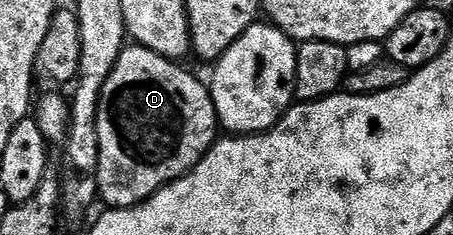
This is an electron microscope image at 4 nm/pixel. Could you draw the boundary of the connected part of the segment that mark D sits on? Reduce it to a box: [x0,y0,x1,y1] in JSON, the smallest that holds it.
[96,43,219,209]

